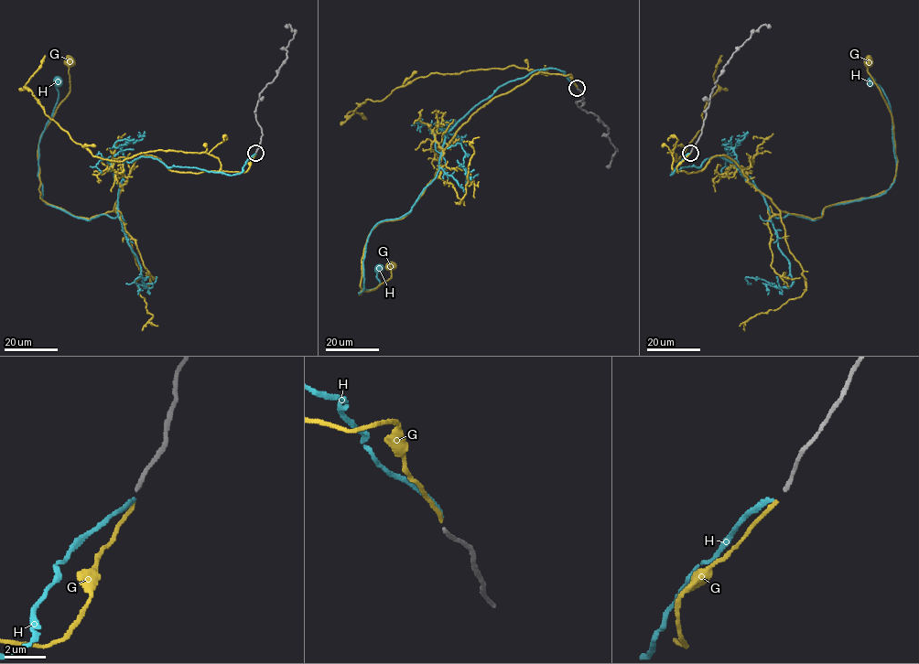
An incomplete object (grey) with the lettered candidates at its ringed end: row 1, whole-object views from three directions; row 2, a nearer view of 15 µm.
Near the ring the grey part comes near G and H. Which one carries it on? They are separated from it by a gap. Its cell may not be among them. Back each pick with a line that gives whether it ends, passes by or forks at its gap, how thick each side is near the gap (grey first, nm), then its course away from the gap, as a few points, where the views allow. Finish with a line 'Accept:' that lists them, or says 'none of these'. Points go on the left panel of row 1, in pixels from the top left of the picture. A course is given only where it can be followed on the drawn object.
G: it ends there; 180 nm thick on the grey side, 190 nm on the other; it runs (255, 154), (246, 171), (198, 174), (143, 155), (112, 211), (48, 204), (37, 151), (68, 63)
Accept: G

